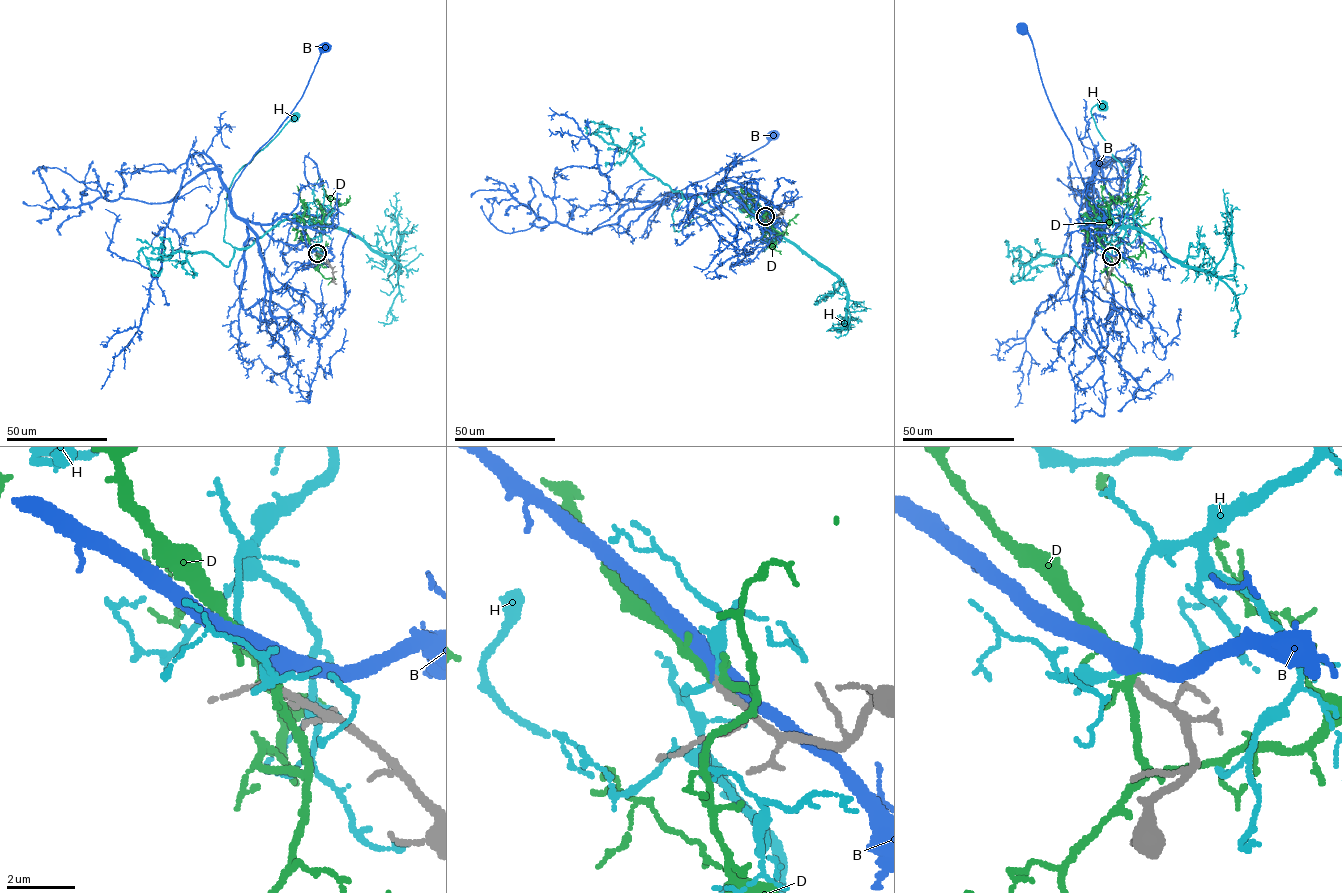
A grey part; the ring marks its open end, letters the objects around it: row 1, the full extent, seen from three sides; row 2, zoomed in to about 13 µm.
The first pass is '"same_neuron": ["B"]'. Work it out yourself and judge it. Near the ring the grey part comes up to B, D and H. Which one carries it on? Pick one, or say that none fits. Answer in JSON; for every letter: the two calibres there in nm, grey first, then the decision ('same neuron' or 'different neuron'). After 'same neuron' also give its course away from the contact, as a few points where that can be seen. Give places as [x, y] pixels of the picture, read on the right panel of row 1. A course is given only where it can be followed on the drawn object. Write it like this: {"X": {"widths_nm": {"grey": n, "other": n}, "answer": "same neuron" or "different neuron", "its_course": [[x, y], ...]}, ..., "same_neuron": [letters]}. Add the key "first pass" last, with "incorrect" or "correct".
{"B": {"widths_nm": {"grey": 240, "other": 360}, "answer": "same neuron", "its_course": [[1111, 256], [1095, 245], [1082, 245], [1097, 241], [1101, 231], [1098, 221], [1089, 218], [1072, 146], [1022, 29]]}, "D": {"widths_nm": {"grey": 240, "other": 220}, "answer": "different neuron"}, "H": {"widths_nm": {"grey": 220, "other": 220}, "answer": "different neuron"}, "same_neuron": ["B"], "first pass": "correct"}

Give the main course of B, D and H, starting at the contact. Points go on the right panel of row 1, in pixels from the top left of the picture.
B: (1111, 256), (1095, 245), (1082, 245), (1097, 241), (1101, 231), (1098, 221), (1089, 218), (1072, 146), (1022, 29)
D: (1111, 256), (1094, 232), (1098, 221), (1105, 215), (1131, 215), (1138, 199), (1121, 204), (1109, 192)
H: (1111, 256), (1124, 229), (1084, 229), (1090, 250), (1106, 245), (1128, 201), (1091, 114), (1102, 106)

